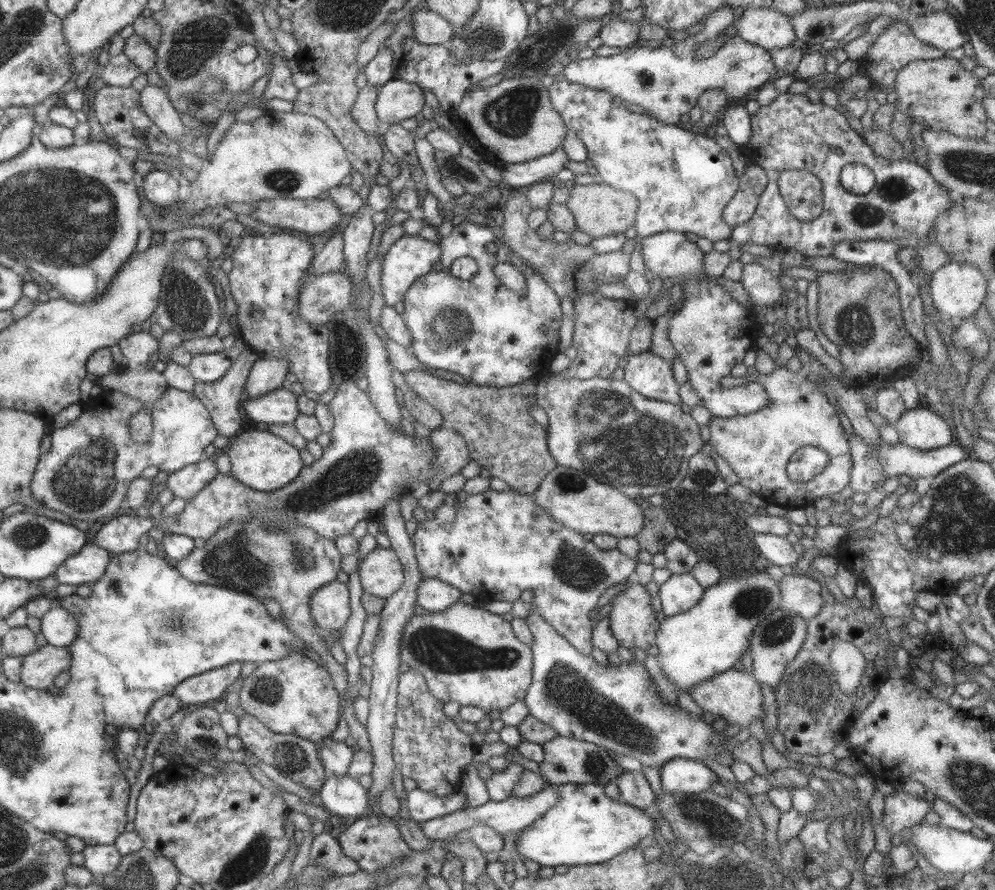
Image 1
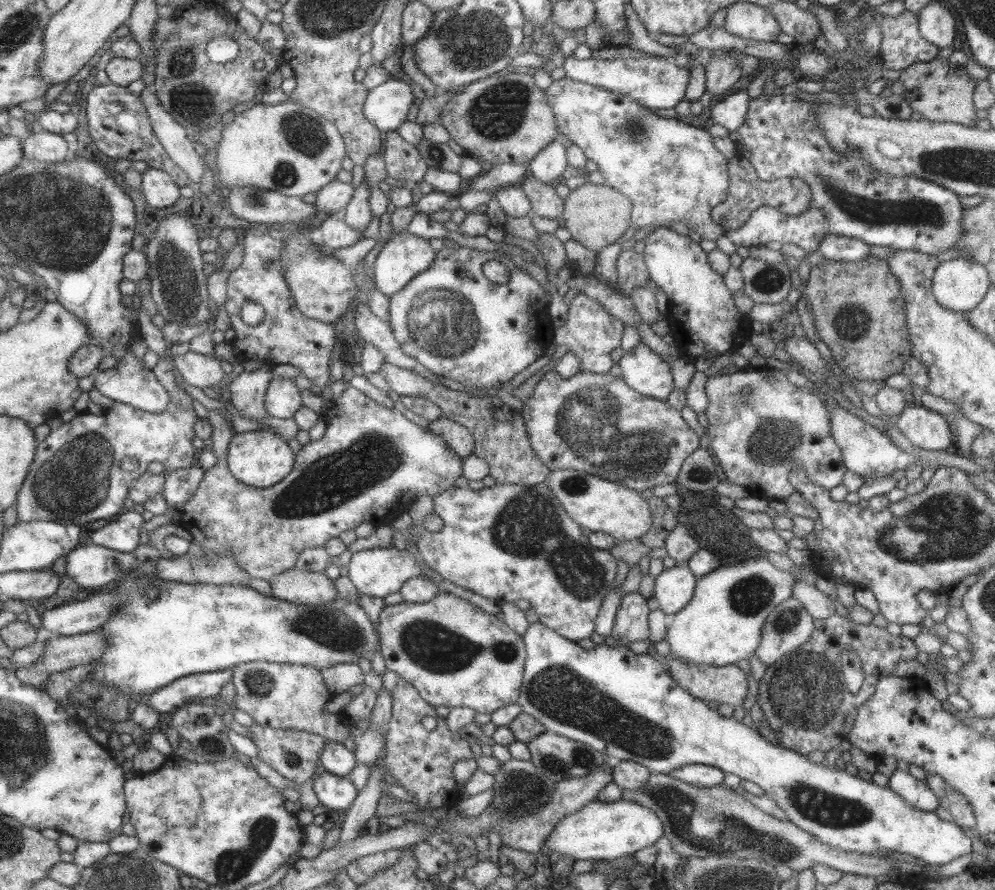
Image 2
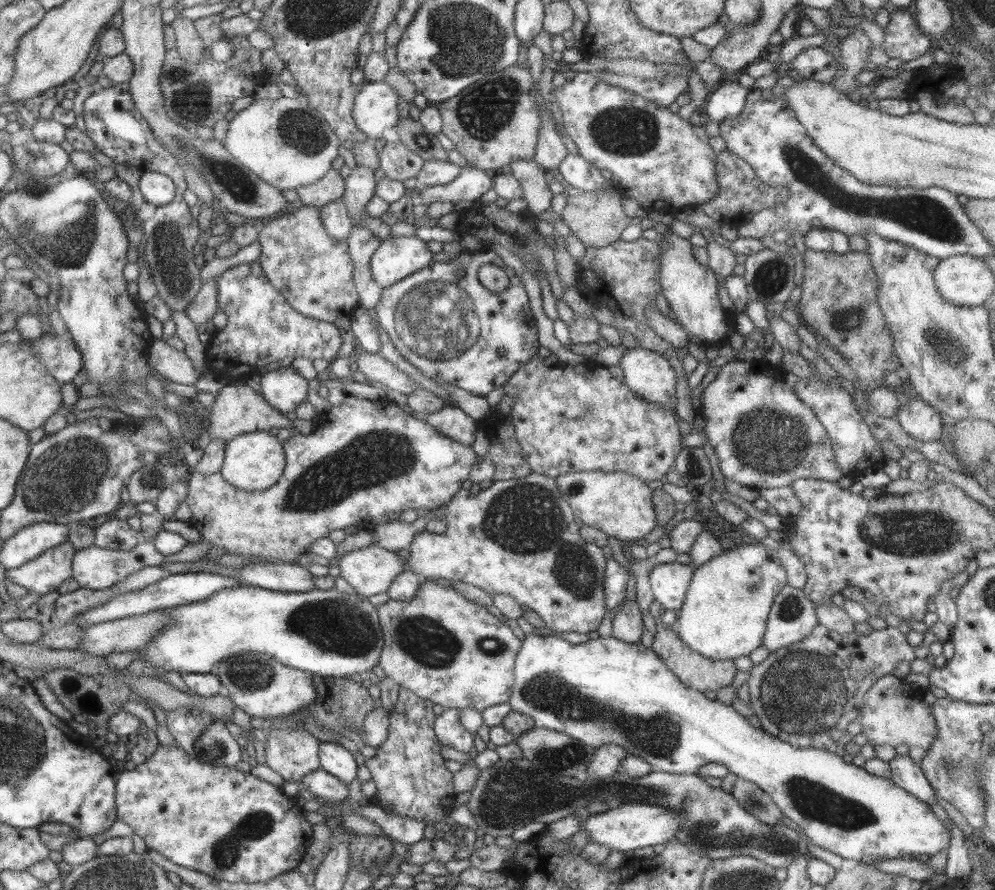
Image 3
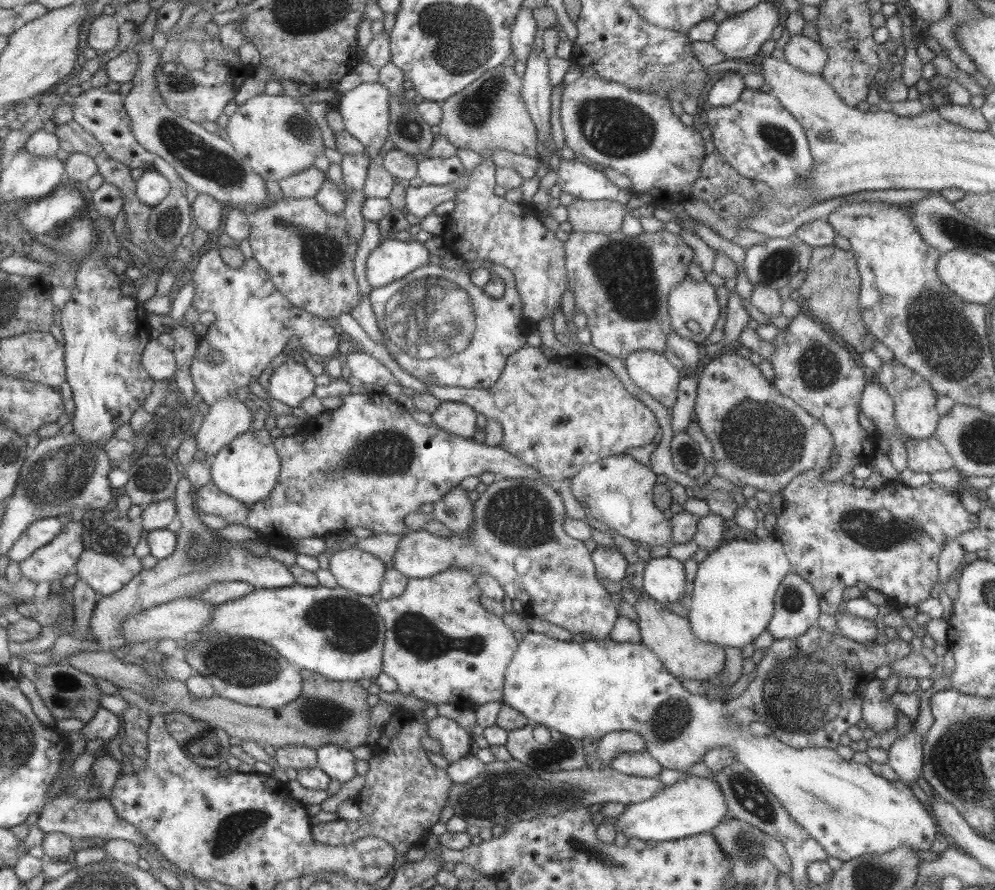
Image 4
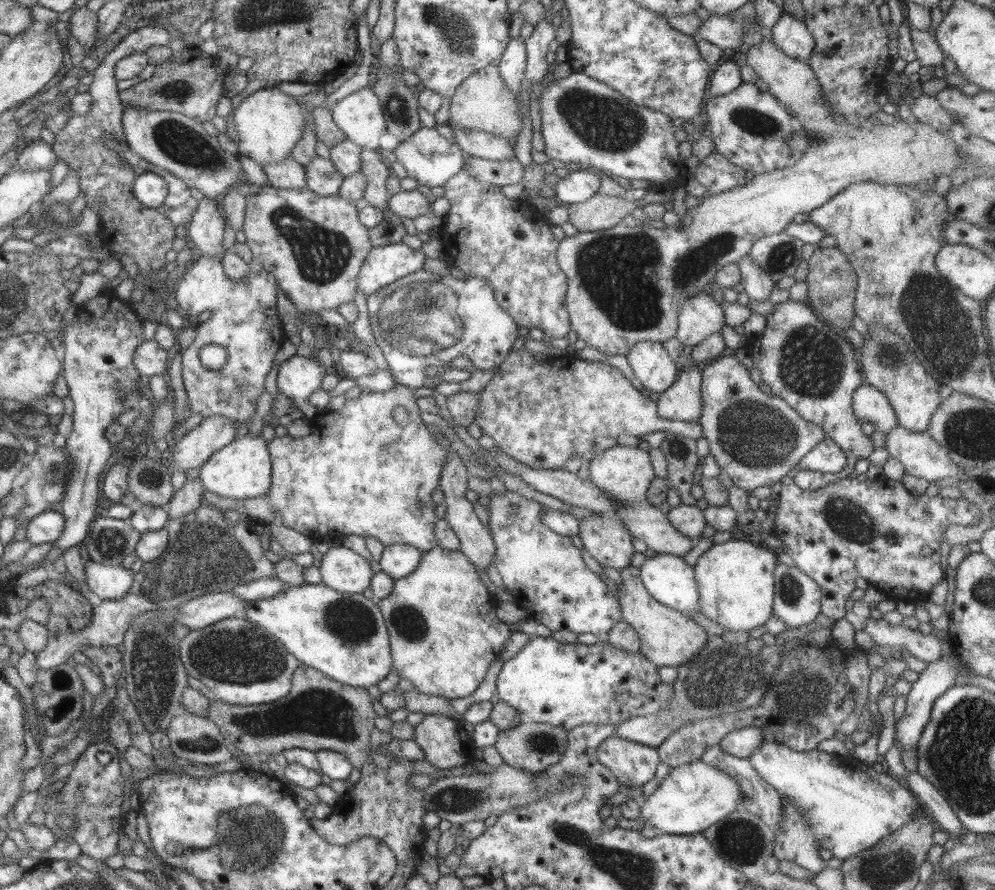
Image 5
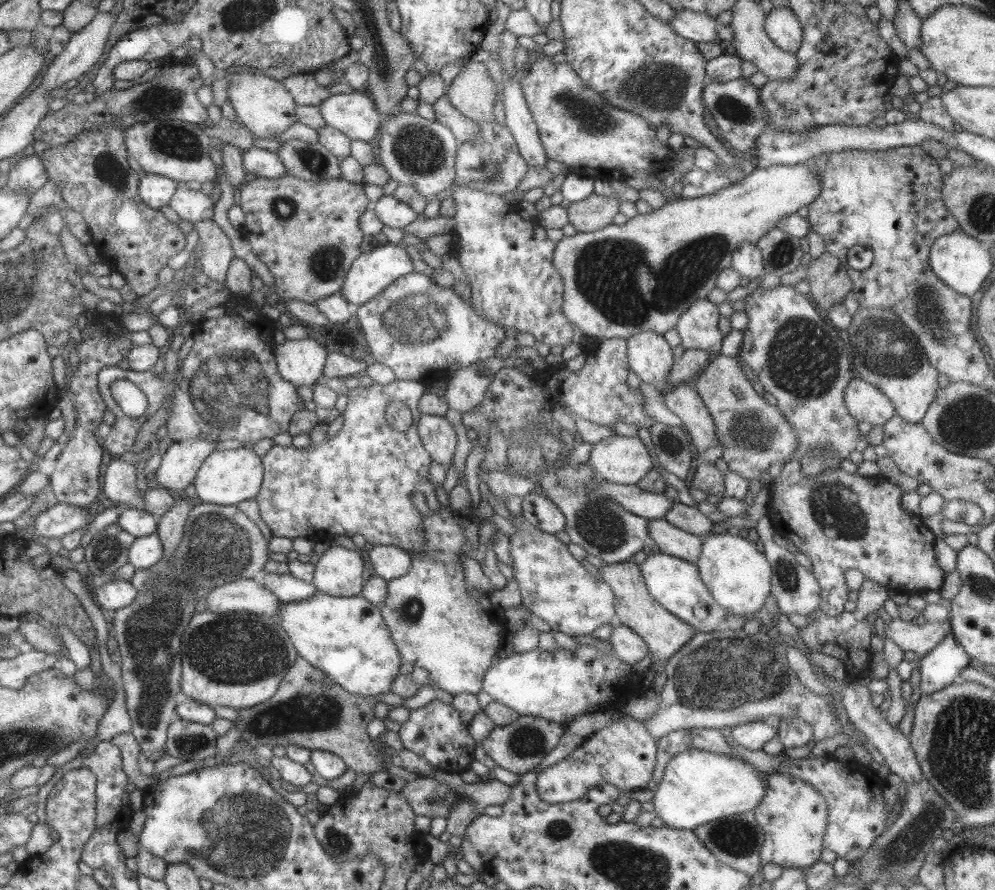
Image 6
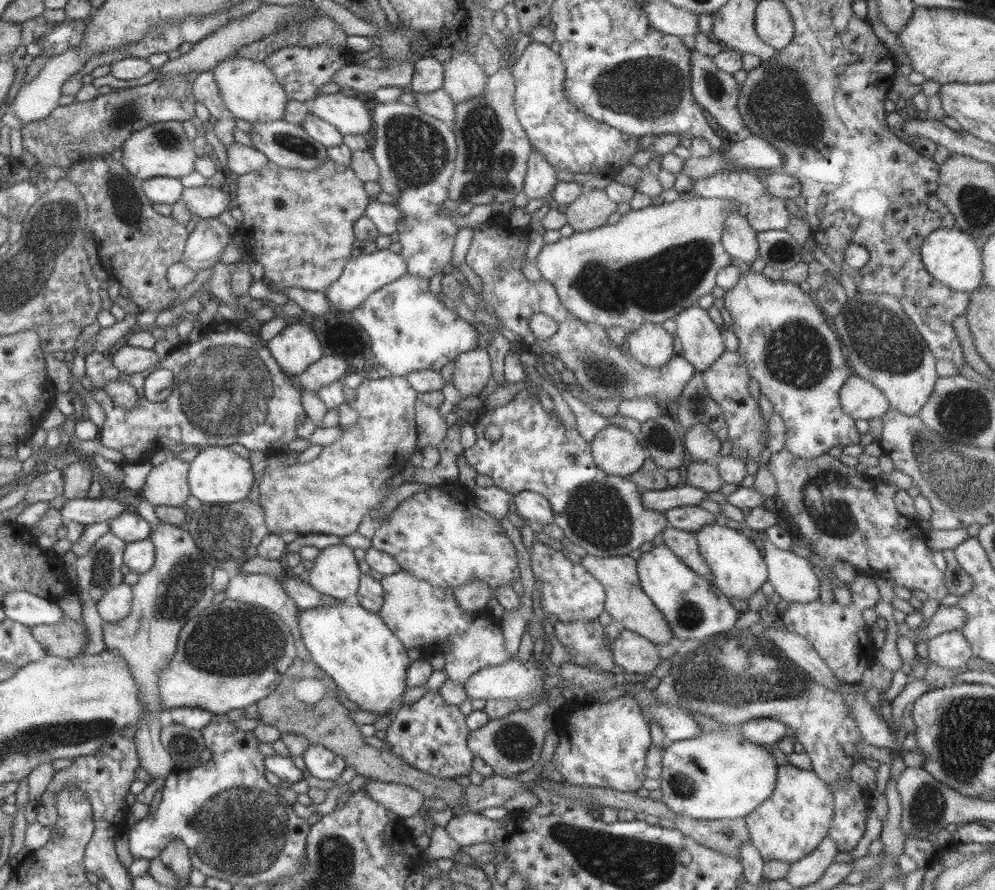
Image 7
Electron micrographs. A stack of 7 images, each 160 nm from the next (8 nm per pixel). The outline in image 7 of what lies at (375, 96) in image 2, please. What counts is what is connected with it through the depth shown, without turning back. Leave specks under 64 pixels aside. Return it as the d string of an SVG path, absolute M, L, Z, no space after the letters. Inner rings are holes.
M339 92L321 94L309 104L309 112L332 124L339 134L363 134L371 126L365 96L343 96Z

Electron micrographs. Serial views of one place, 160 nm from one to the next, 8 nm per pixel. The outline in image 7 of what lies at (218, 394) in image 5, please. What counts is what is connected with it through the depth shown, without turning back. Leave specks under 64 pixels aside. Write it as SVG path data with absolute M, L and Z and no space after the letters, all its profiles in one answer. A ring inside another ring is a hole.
M214 321L209 324L208 327L204 327L200 334L199 339L196 342L178 342L174 347L170 349L167 356L165 358L161 358L158 360L157 364L155 364L155 368L165 368L172 373L173 376L173 388L171 392L168 394L168 397L161 402L149 402L146 398L143 398L143 383L145 380L145 374L131 374L130 376L124 373L119 373L116 371L115 367L113 367L113 363L107 360L105 354L103 353L89 353L85 357L85 370L84 376L85 379L89 380L91 383L92 389L90 390L91 398L95 400L103 409L103 414L105 414L105 421L101 424L101 428L98 434L99 442L101 445L105 446L105 448L111 448L111 450L117 450L117 452L121 452L125 457L125 460L128 462L132 462L132 460L138 460L138 462L147 461L149 458L149 454L156 450L156 447L159 447L157 441L159 437L165 437L167 439L173 440L175 443L179 445L185 446L199 446L201 448L207 446L223 446L229 447L231 444L236 443L244 446L248 451L255 452L255 450L261 450L266 456L274 455L277 452L282 452L285 444L297 439L297 426L301 425L305 420L306 414L303 410L303 407L300 403L300 390L298 386L296 386L297 381L295 379L287 379L287 376L282 372L280 367L277 365L277 362L273 360L270 356L269 350L267 349L266 343L263 342L257 335L257 330L255 329L252 334L244 334L243 332L237 330L237 323L235 321L224 321L215 323ZM110 380L122 380L123 382L127 382L130 384L136 392L137 395L137 404L132 406L129 409L124 409L123 407L117 406L111 400L111 397L105 392L104 384L107 384Z

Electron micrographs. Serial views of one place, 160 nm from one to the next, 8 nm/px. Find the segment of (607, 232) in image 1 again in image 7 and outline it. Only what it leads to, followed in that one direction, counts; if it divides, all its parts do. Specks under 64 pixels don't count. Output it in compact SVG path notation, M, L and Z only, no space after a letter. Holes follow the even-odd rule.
M584 189L565 209L566 223L574 231L586 231L605 225L609 214L616 211L616 203L603 189Z

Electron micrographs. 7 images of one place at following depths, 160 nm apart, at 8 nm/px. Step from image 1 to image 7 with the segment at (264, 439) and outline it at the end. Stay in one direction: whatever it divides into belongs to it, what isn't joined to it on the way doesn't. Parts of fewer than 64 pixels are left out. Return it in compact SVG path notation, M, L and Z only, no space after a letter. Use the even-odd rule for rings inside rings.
M207 446L200 448L193 460L188 462L186 479L191 496L201 503L213 505L244 499L253 484L253 472L248 459L239 457L229 447Z

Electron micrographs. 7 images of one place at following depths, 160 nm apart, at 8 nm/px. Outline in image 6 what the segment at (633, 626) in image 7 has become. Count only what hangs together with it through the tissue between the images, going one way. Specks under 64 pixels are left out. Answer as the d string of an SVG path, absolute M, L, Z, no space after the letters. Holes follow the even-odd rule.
M632 560L603 564L599 568L599 578L609 585L614 601L613 608L618 624L630 628L638 634L649 649L649 659L663 663L680 646L683 646L695 634L694 628L667 612L658 602L649 596L639 566Z

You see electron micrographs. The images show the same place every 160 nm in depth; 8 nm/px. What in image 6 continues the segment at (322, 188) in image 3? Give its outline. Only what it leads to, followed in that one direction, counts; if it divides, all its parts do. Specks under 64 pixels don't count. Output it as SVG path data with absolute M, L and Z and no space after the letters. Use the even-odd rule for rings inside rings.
M253 146L241 152L241 156L242 165L250 177L277 178L287 173L276 152Z

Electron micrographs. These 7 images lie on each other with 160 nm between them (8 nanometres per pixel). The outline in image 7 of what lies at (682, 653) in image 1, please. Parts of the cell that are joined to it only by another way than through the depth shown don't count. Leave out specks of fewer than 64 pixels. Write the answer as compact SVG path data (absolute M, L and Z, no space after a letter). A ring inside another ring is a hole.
M713 523L701 525L693 535L698 544L699 554L704 558L711 572L711 584L717 593L727 598L746 600L751 593L758 590L763 581L767 581L768 573L763 554L740 530Z

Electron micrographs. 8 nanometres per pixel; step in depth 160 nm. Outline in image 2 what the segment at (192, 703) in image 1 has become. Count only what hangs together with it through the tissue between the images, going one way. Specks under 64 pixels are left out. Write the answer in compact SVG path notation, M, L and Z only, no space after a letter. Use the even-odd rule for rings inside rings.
M227 668L222 671L182 676L147 694L142 702L160 713L171 712L183 704L217 696L221 687L230 682L231 671L232 668Z

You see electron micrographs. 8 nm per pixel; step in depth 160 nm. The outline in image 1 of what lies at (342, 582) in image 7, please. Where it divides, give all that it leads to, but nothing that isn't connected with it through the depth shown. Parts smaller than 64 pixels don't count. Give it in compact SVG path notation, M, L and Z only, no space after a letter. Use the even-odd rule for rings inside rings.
M374 547L363 557L357 570L363 591L386 599L403 582L403 572L398 556L391 549Z

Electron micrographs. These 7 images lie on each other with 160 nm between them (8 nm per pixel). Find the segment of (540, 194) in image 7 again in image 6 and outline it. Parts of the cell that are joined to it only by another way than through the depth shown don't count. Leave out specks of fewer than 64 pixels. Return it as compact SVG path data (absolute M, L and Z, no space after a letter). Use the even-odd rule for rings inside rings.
M503 78L503 80L502 103L505 124L511 131L518 153L528 167L544 168L548 158L542 147L533 117L521 95L517 78Z

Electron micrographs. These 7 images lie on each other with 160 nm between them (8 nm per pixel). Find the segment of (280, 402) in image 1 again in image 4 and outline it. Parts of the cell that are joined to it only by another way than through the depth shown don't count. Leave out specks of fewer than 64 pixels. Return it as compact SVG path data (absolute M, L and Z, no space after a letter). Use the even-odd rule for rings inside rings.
M287 359L268 378L267 398L279 400L297 408L301 401L313 395L314 377L304 365Z

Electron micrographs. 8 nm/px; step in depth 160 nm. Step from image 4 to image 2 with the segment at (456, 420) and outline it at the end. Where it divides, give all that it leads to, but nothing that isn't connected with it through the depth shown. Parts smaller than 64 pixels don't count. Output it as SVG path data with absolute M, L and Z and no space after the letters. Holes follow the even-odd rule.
M441 416L438 420L429 422L426 429L439 436L462 459L473 452L474 446L471 434L461 424L451 422L447 417Z

